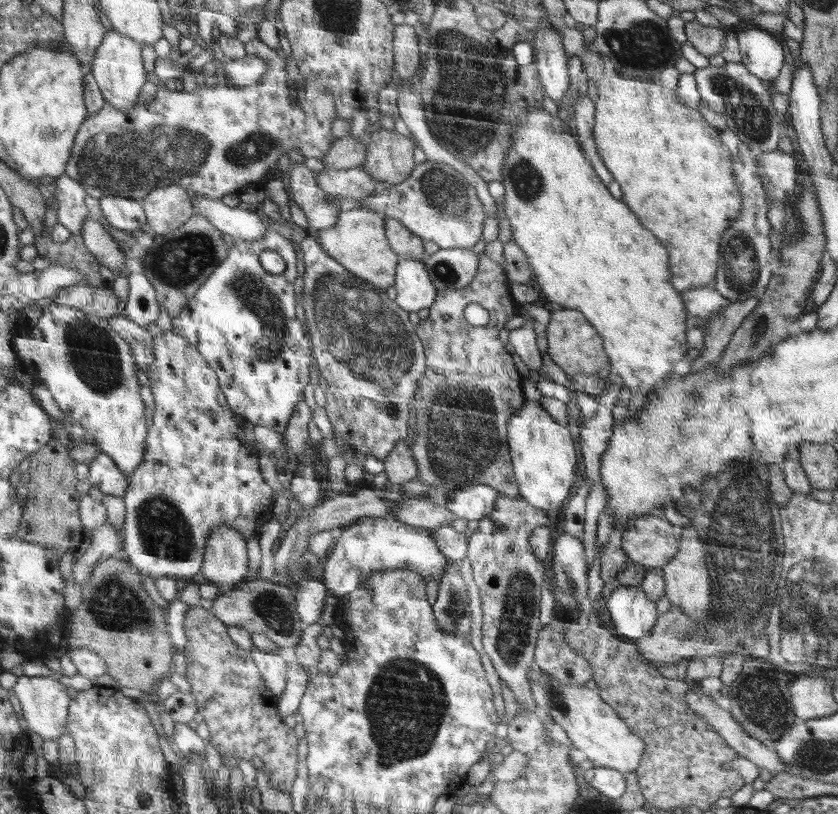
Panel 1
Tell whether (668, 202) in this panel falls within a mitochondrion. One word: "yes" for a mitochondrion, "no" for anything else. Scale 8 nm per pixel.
no

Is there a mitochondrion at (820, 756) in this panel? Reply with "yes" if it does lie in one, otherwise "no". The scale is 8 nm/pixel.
yes

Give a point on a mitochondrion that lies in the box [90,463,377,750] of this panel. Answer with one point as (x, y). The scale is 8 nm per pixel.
(164, 531)

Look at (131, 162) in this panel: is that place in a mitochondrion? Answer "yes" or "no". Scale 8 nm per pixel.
yes

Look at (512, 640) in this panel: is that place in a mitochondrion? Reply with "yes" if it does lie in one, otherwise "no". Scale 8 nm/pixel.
yes

